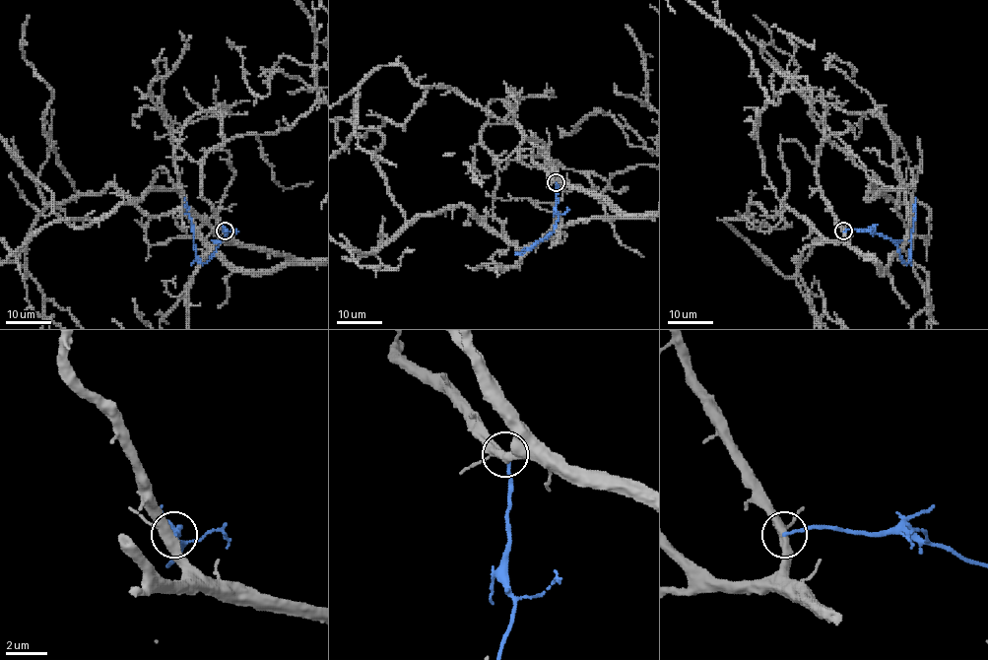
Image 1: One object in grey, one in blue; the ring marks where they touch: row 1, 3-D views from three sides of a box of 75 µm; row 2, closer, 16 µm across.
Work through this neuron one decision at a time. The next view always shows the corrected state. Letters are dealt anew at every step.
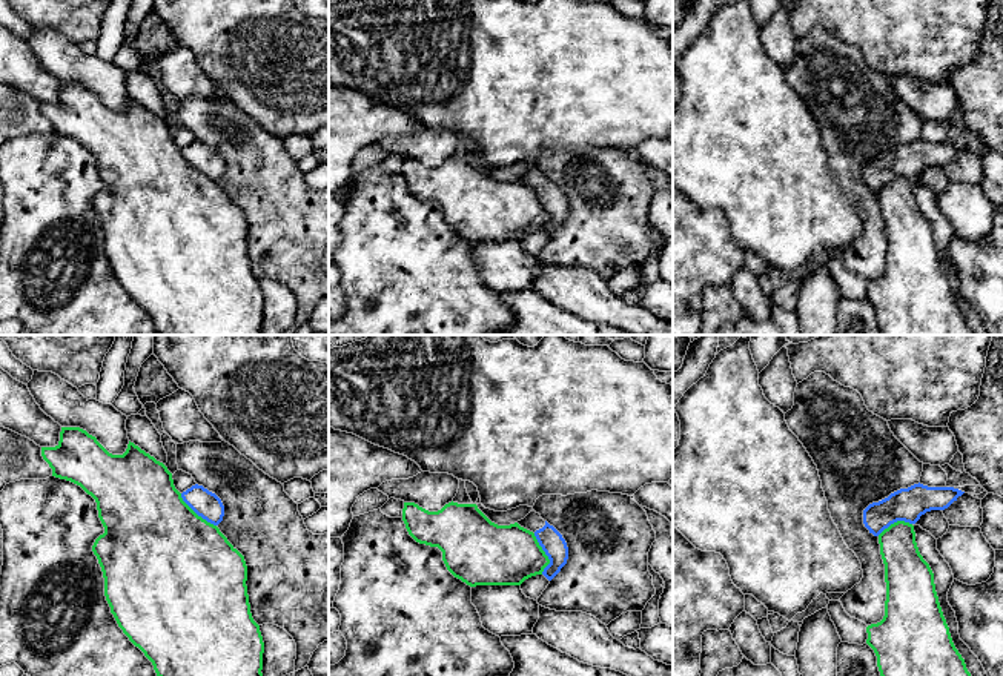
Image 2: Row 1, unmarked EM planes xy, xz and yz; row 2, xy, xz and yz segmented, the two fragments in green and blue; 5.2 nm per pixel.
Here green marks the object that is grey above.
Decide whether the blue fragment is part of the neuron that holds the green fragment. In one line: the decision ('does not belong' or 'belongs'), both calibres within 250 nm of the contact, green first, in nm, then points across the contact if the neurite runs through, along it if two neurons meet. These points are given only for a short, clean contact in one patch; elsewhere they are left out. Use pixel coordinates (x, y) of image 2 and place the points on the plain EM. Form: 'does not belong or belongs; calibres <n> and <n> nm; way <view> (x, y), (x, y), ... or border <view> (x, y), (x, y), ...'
does not belong; calibres 320 and 120 nm; border xz (533, 189), (549, 215), (542, 229)

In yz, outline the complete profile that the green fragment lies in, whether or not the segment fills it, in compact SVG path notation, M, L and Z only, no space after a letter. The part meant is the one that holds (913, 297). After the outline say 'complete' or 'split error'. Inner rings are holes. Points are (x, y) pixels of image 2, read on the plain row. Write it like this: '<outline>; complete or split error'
M897 177L879 191L886 257L880 278L866 283L882 335L974 335L955 304L934 240L934 229L915 198L914 181Z; complete

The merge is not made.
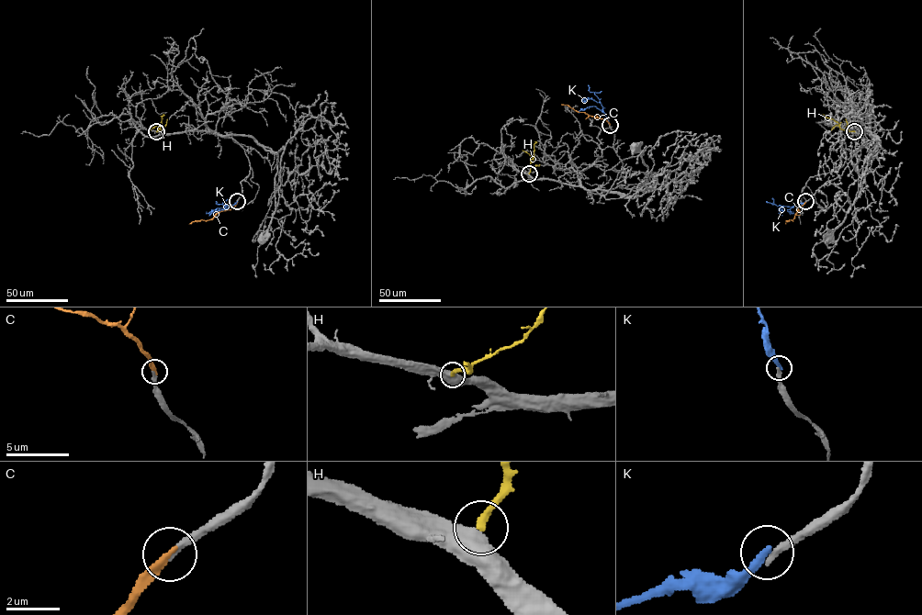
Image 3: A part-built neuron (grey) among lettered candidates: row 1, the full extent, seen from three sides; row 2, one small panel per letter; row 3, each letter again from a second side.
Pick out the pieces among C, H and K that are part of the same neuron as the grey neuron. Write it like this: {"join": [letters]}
{"join": ["C", "H"]}

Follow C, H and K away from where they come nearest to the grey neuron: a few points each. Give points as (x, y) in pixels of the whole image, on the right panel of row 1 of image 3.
C: (805, 202), (793, 220), (785, 224)
H: (854, 131), (842, 129), (837, 123), (823, 115)
K: (805, 201), (791, 206), (766, 201)

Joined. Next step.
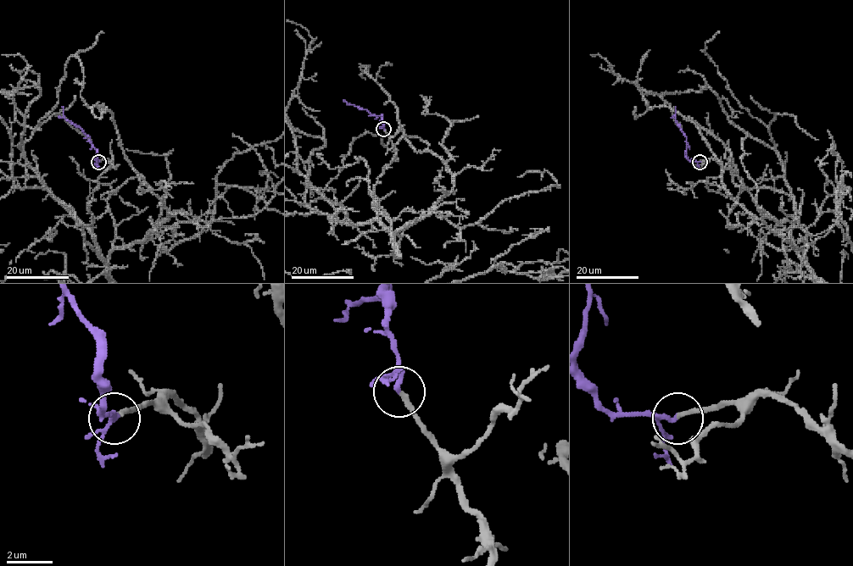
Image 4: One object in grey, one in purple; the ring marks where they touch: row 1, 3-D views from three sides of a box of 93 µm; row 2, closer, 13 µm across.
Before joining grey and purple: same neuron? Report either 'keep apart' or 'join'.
join

